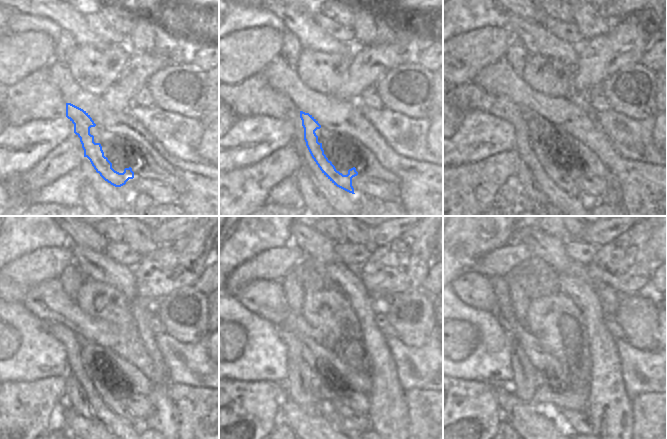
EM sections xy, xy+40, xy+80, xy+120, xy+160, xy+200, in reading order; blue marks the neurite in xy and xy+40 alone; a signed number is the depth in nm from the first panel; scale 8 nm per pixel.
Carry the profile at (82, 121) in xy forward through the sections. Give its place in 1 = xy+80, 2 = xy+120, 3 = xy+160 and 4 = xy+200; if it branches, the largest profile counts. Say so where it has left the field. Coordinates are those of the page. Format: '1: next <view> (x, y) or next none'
1: next xy+80 (563, 180)
2: next xy+120 (113, 403)
3: next xy+160 (351, 419)
4: next xy+200 (570, 419)

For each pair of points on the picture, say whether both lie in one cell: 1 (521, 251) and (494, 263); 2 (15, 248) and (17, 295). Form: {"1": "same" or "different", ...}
{"1": "same", "2": "different"}

